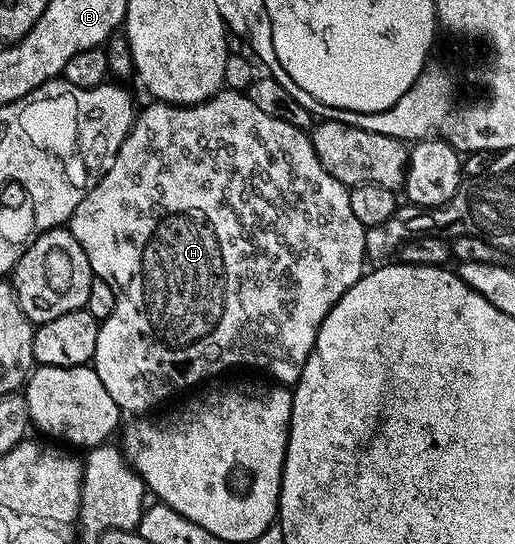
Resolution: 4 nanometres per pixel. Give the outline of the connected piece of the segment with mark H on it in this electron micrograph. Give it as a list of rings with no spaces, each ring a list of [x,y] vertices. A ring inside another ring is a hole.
[[[232,90],[216,92],[209,100],[204,100],[198,104],[149,102],[149,105],[142,112],[140,109],[136,113],[133,128],[127,134],[127,138],[123,142],[123,146],[119,150],[113,165],[107,170],[105,177],[85,195],[83,202],[79,202],[79,206],[75,206],[75,214],[69,220],[67,227],[69,233],[75,238],[75,242],[79,242],[79,246],[83,246],[83,254],[87,254],[87,258],[91,262],[91,270],[94,277],[109,283],[114,290],[113,312],[106,320],[100,321],[101,329],[99,330],[99,338],[95,338],[95,354],[91,361],[91,367],[99,374],[99,382],[103,382],[104,388],[107,389],[107,394],[111,394],[111,398],[115,398],[115,406],[125,414],[152,413],[149,411],[156,404],[161,404],[164,400],[171,399],[176,394],[177,388],[193,388],[200,380],[209,380],[212,376],[217,376],[220,372],[227,371],[228,368],[241,368],[244,364],[249,368],[258,368],[259,371],[266,372],[270,376],[268,377],[270,381],[282,386],[296,386],[301,377],[303,366],[313,352],[313,347],[319,334],[319,326],[323,326],[323,318],[327,318],[331,306],[335,306],[335,302],[339,302],[339,298],[343,298],[343,294],[347,294],[347,290],[351,290],[351,286],[355,286],[355,282],[367,268],[367,257],[365,255],[366,225],[361,224],[359,218],[355,218],[355,214],[351,210],[349,188],[335,178],[331,178],[331,174],[327,174],[327,170],[323,170],[323,166],[313,149],[310,133],[304,128],[291,126],[291,122],[283,122],[283,118],[271,118],[271,114],[266,114],[264,110],[259,110],[259,106],[255,106],[255,102],[251,102],[248,94]]]

